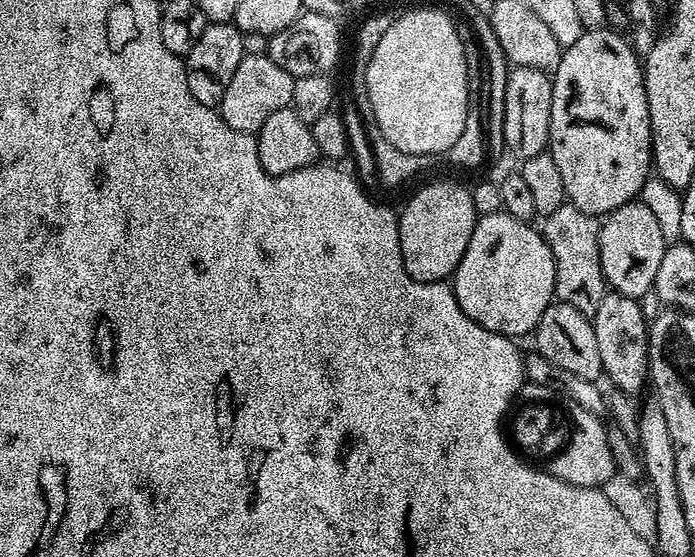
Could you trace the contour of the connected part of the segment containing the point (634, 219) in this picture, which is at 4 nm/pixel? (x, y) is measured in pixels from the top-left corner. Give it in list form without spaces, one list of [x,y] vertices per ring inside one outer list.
[[[639,199],[618,206],[603,217],[600,226],[600,257],[605,285],[618,294],[637,298],[644,298],[647,292],[649,295],[658,278],[658,265],[662,263],[665,247],[661,227],[650,207]]]

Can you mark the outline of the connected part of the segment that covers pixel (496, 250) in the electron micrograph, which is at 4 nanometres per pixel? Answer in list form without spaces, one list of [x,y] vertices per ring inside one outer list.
[[[503,210],[480,216],[474,234],[470,234],[466,254],[462,254],[462,262],[458,262],[450,280],[464,313],[478,326],[503,336],[521,338],[527,332],[529,335],[556,294],[550,246],[532,226]]]

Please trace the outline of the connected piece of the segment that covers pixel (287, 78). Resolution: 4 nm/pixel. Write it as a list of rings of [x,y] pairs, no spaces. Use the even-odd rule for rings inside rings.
[[[244,55],[242,62],[238,62],[238,70],[234,70],[234,78],[230,78],[230,86],[226,86],[226,94],[222,94],[222,102],[218,106],[220,117],[230,130],[259,133],[262,122],[266,122],[270,114],[291,105],[294,84],[294,77],[268,55]]]

